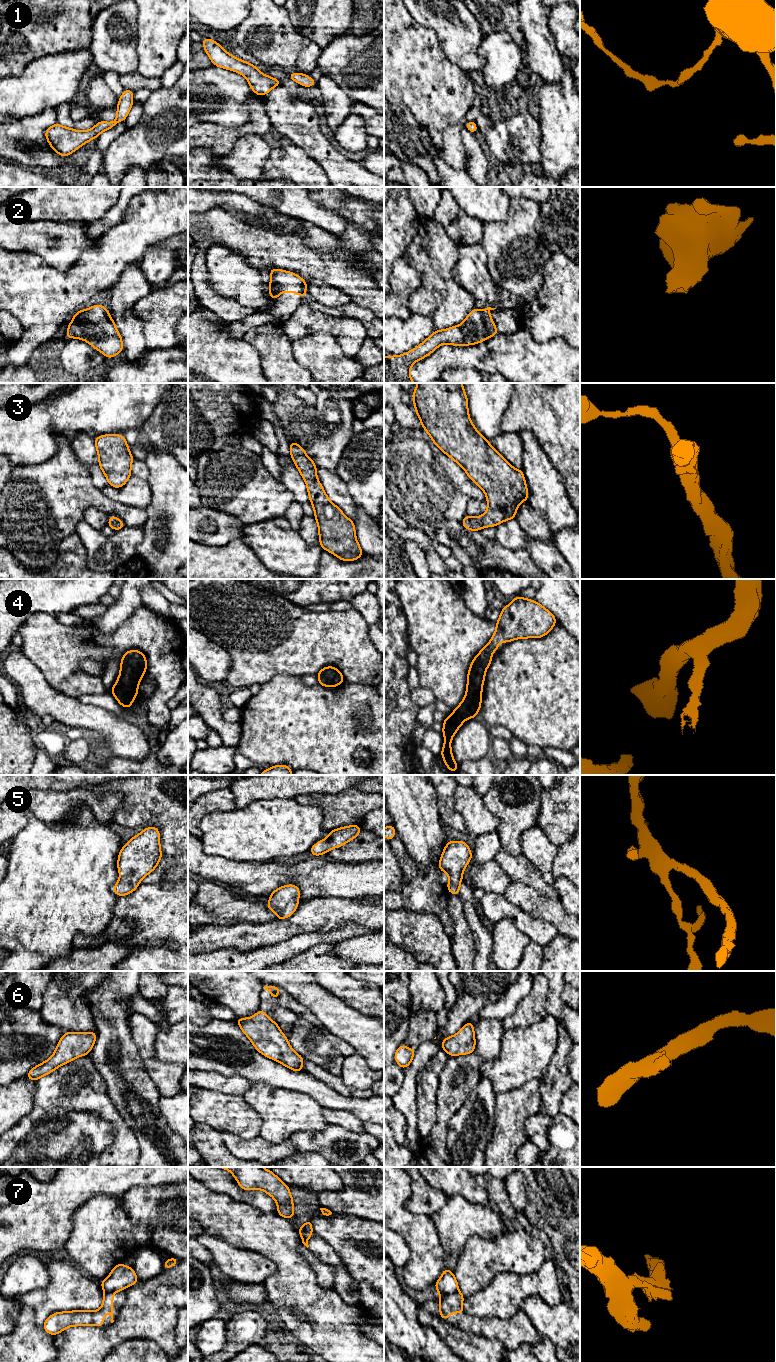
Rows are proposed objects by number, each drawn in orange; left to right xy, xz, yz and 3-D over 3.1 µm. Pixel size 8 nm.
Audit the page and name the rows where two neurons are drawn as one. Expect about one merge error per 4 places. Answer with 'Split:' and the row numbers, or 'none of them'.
Split: 7

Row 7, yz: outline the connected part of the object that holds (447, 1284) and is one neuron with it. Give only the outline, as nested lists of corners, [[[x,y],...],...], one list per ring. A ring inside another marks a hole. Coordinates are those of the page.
[[[444,1268],[440,1279],[433,1285],[441,1294],[453,1294],[459,1290],[454,1272]]]

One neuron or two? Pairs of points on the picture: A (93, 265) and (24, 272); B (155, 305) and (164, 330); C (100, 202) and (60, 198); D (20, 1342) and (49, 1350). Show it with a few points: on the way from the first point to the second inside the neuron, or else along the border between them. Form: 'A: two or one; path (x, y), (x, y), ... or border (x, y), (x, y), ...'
A: one; path (76, 279), (41, 279)
B: one; path (159, 311), (159, 324)
C: one; path (90, 198), (70, 198)
D: one; path (27, 1349), (42, 1350)

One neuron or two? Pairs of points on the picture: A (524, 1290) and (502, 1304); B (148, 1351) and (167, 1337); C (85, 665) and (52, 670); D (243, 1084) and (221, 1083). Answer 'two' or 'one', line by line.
A: one
B: two
C: two
D: one

